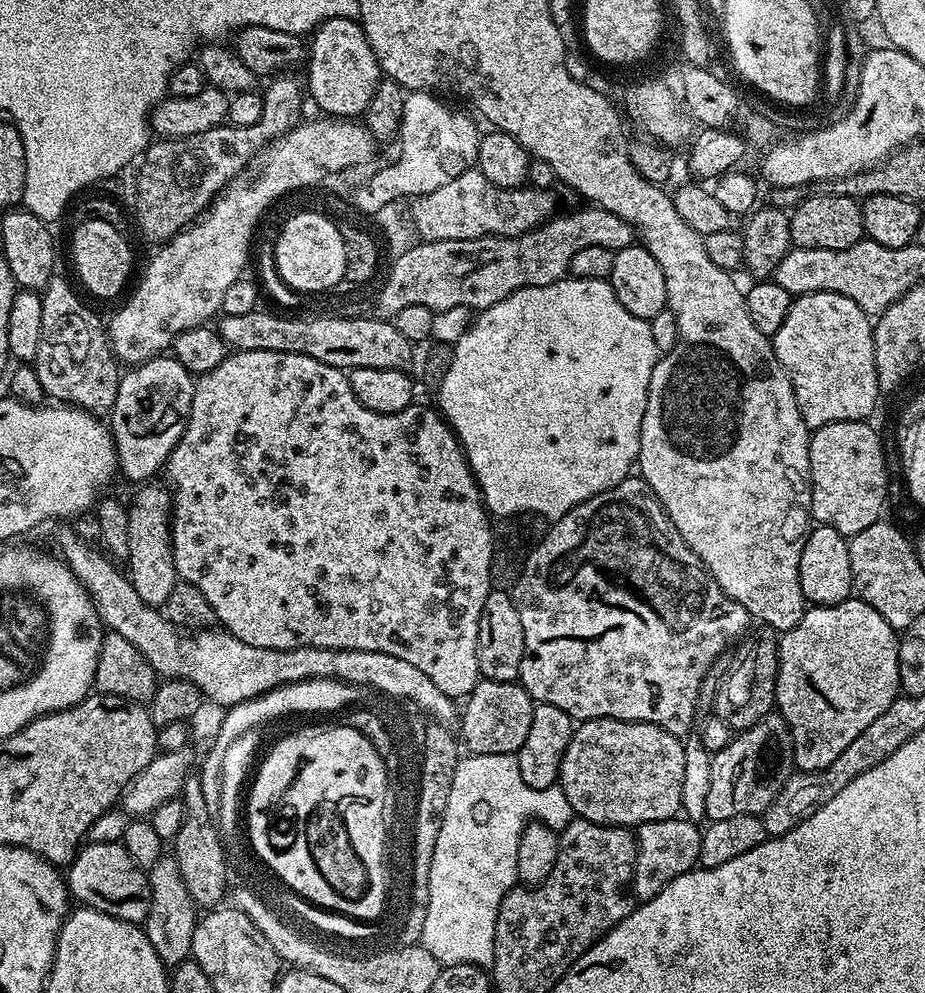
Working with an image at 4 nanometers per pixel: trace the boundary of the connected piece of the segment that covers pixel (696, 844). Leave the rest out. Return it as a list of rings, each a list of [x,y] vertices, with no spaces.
[[[673,818],[646,822],[635,829],[636,865],[632,871],[631,895],[643,902],[654,898],[674,878],[692,871],[697,867],[700,858],[701,829],[687,818]]]

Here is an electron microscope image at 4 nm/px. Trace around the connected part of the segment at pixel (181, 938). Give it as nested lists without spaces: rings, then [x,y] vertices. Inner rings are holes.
[[[175,855],[161,856],[158,863],[147,869],[146,875],[150,886],[150,910],[148,917],[142,921],[144,933],[150,938],[150,946],[154,946],[158,958],[164,965],[181,964],[192,954],[198,906],[192,901],[190,890],[186,890],[186,882],[182,880]]]

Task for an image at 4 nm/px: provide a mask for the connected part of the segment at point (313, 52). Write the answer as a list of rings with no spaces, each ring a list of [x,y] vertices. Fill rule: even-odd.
[[[351,16],[342,18],[330,18],[323,20],[319,28],[310,36],[310,47],[306,52],[306,69],[308,68],[308,80],[306,76],[306,92],[312,100],[321,108],[323,115],[328,118],[360,118],[368,111],[370,98],[378,90],[382,79],[380,63],[366,38],[364,28],[359,19]]]

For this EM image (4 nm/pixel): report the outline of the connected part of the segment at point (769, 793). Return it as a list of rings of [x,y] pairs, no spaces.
[[[769,714],[752,728],[745,728],[739,734],[733,735],[728,745],[713,755],[705,817],[714,821],[734,818],[738,814],[760,816],[792,777],[793,758],[790,726],[779,714]]]

